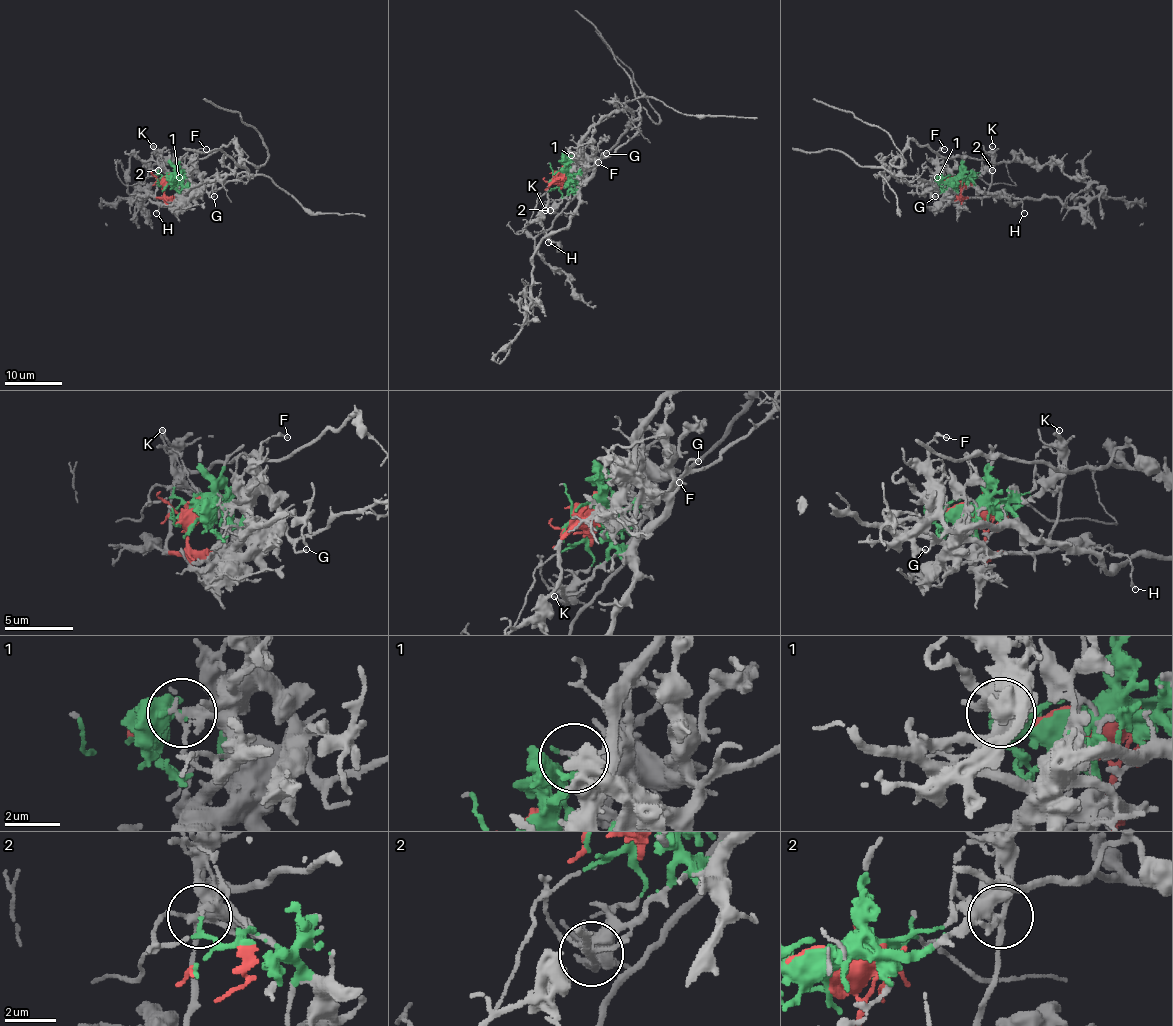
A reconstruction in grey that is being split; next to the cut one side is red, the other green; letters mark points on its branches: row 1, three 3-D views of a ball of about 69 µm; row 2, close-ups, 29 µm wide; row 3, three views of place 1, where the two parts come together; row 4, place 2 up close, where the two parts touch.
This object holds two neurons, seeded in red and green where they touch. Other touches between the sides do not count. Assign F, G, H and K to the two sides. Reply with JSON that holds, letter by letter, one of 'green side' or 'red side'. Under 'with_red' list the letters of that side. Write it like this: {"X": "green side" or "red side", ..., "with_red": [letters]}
{"F": "green side", "G": "green side", "H": "red side", "K": "red side", "with_red": ["H", "K"]}

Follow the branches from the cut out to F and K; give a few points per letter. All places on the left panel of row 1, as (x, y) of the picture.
F: (166, 180), (184, 177), (192, 166), (195, 151), (205, 149)
K: (166, 180), (164, 193), (156, 196), (158, 154), (153, 146)

